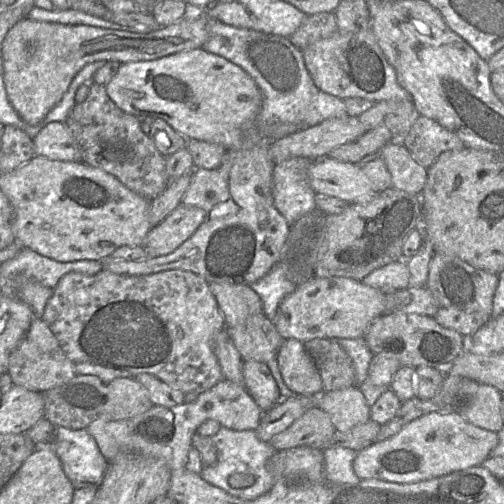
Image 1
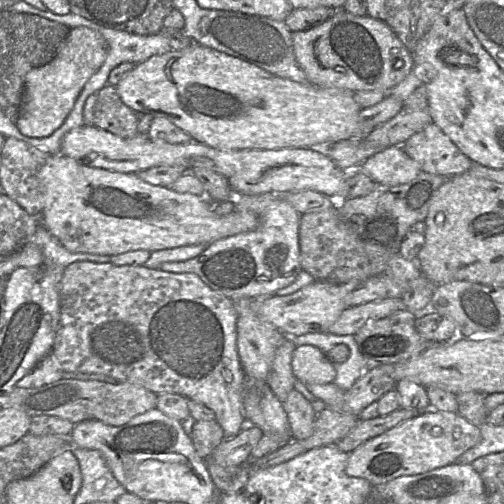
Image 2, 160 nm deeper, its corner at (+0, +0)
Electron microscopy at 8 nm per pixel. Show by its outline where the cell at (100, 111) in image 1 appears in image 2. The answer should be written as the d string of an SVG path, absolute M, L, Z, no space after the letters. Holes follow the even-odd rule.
M108 83L96 94L98 100L95 105L93 126L127 139L139 134L137 113L122 102L115 86Z

